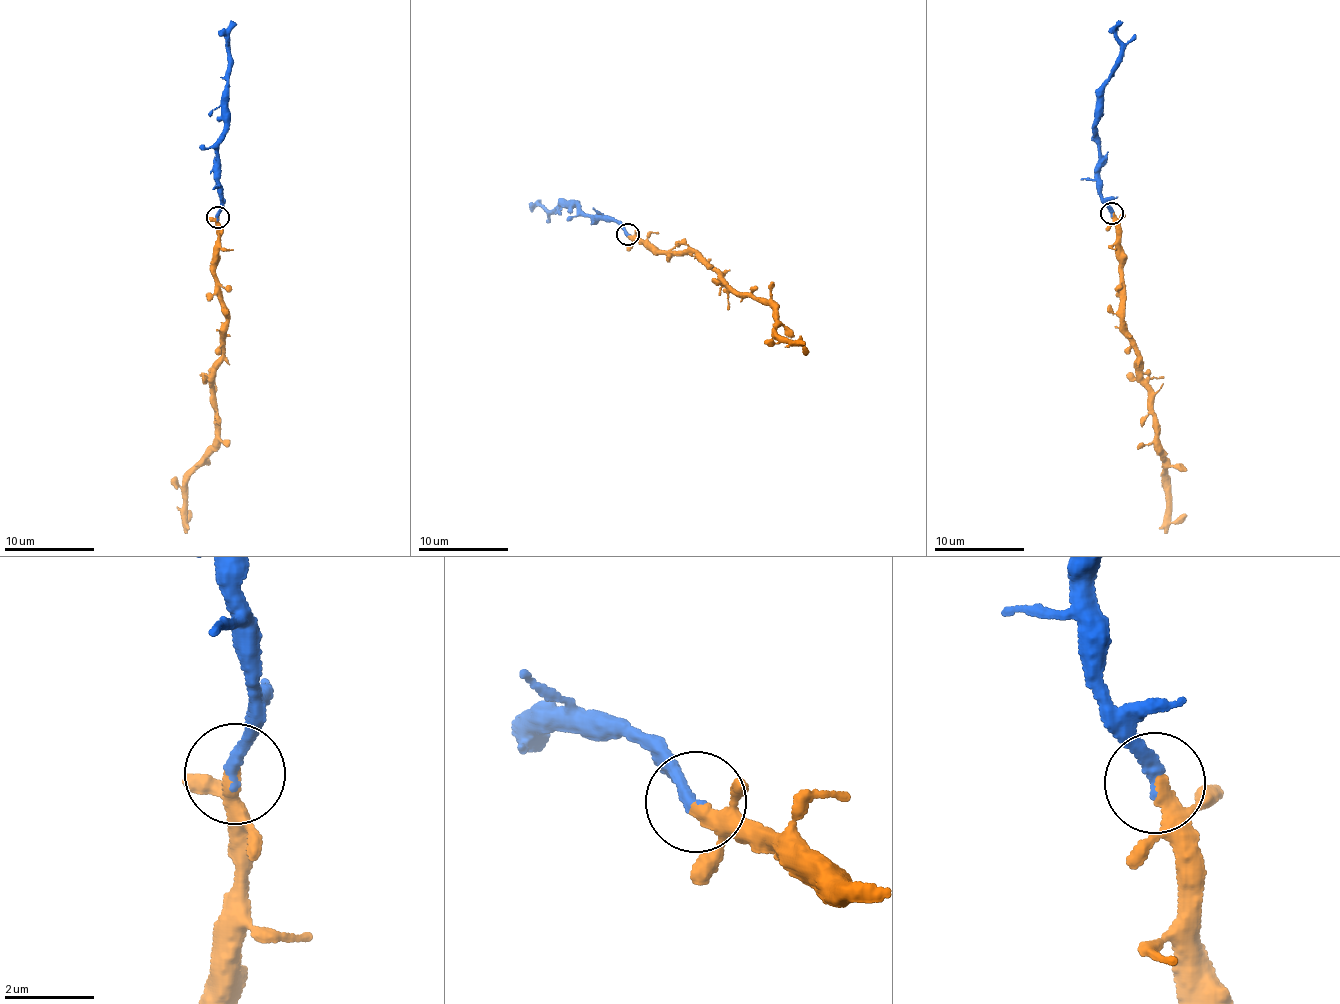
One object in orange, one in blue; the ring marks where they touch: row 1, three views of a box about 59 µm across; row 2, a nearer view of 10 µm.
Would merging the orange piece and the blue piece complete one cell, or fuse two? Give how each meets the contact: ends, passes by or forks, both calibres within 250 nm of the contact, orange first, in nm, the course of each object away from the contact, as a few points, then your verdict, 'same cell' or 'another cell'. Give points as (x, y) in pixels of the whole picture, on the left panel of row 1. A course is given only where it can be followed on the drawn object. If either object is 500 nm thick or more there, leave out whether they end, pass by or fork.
orange passes by; blue ends; calibres 260 and 300 nm; course orange (217, 217), (214, 280), (226, 317), (226, 333), (214, 383), (215, 447), (188, 476), (185, 519), (188, 510); course blue (217, 217), (220, 203), (217, 140), (226, 131), (230, 76), (227, 28), (232, 21); same cell

